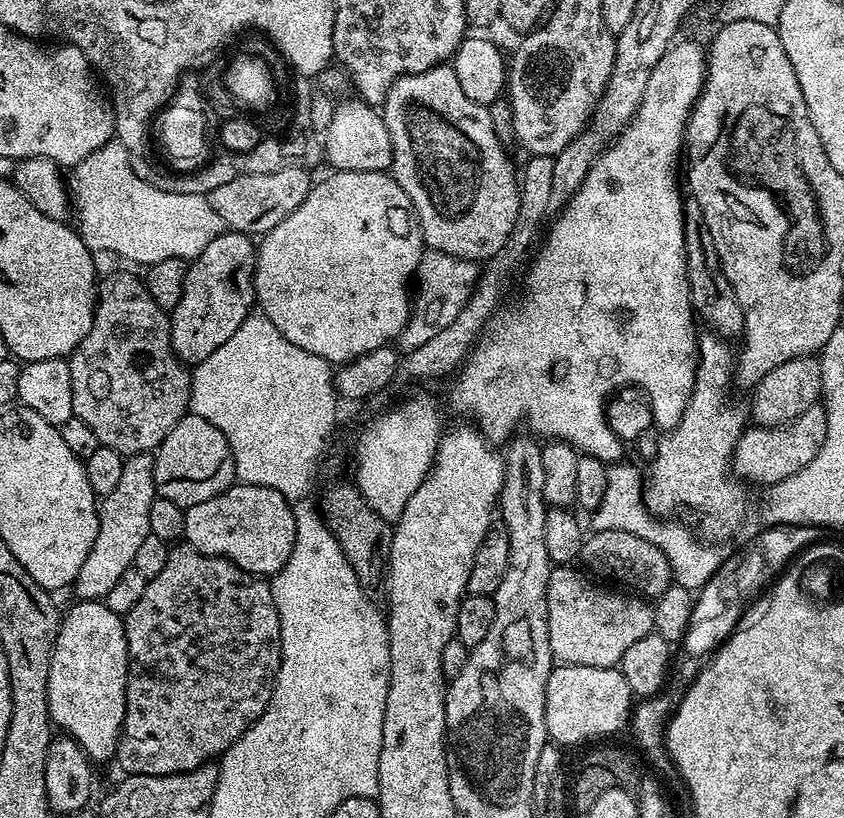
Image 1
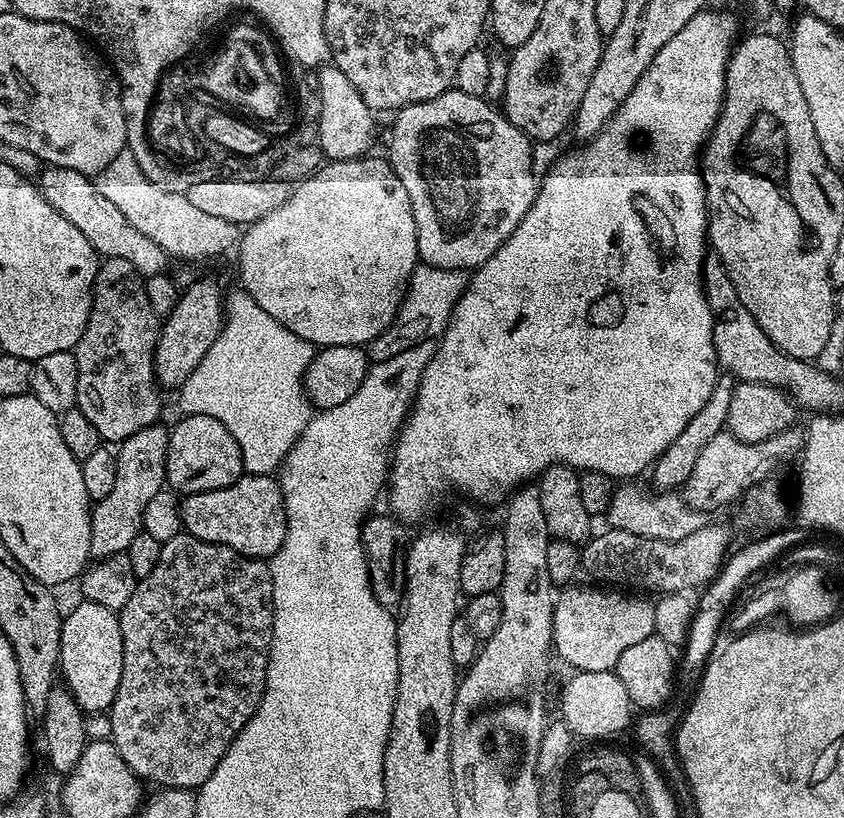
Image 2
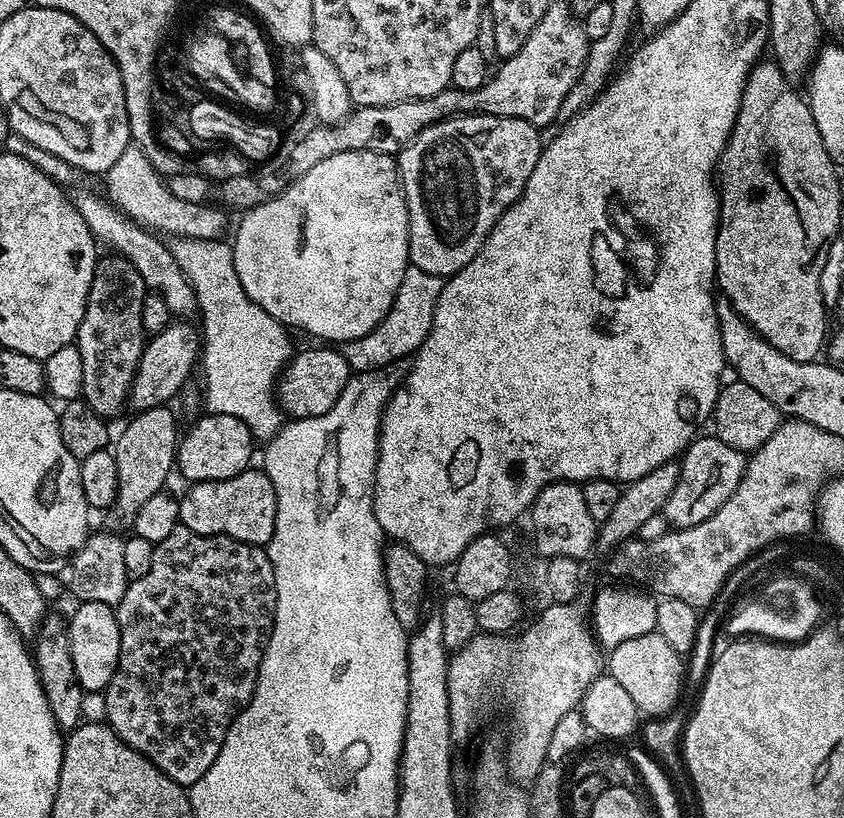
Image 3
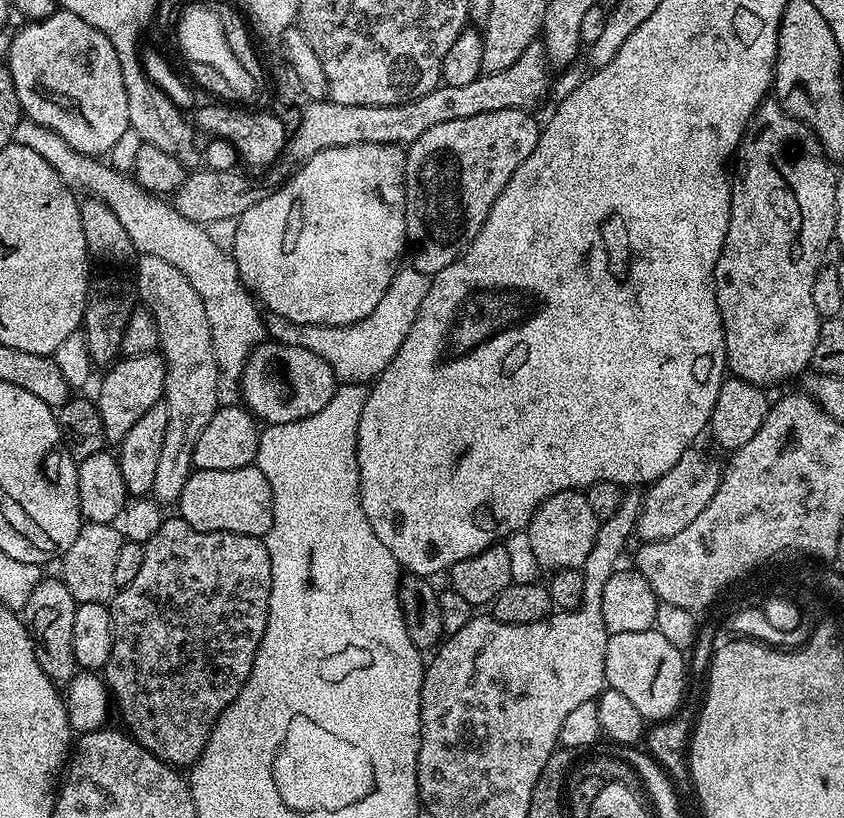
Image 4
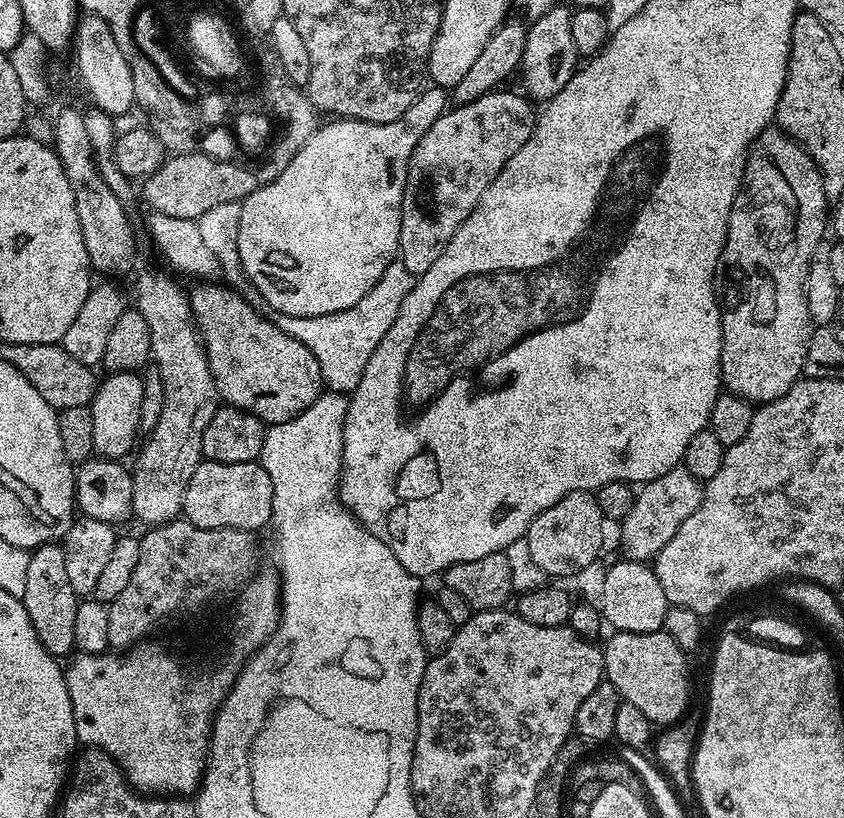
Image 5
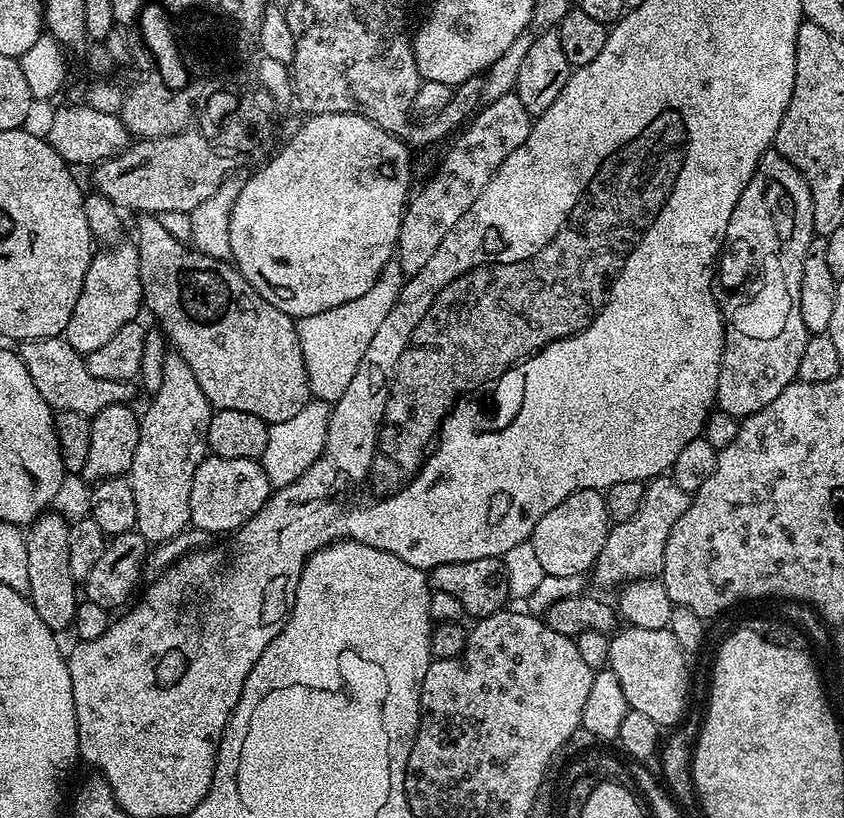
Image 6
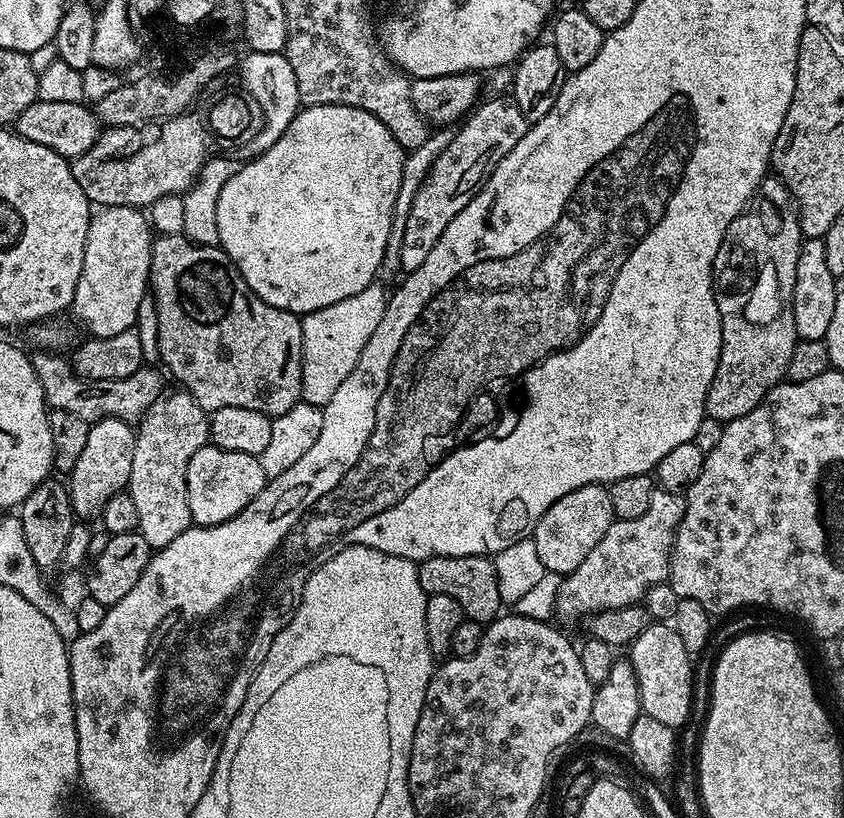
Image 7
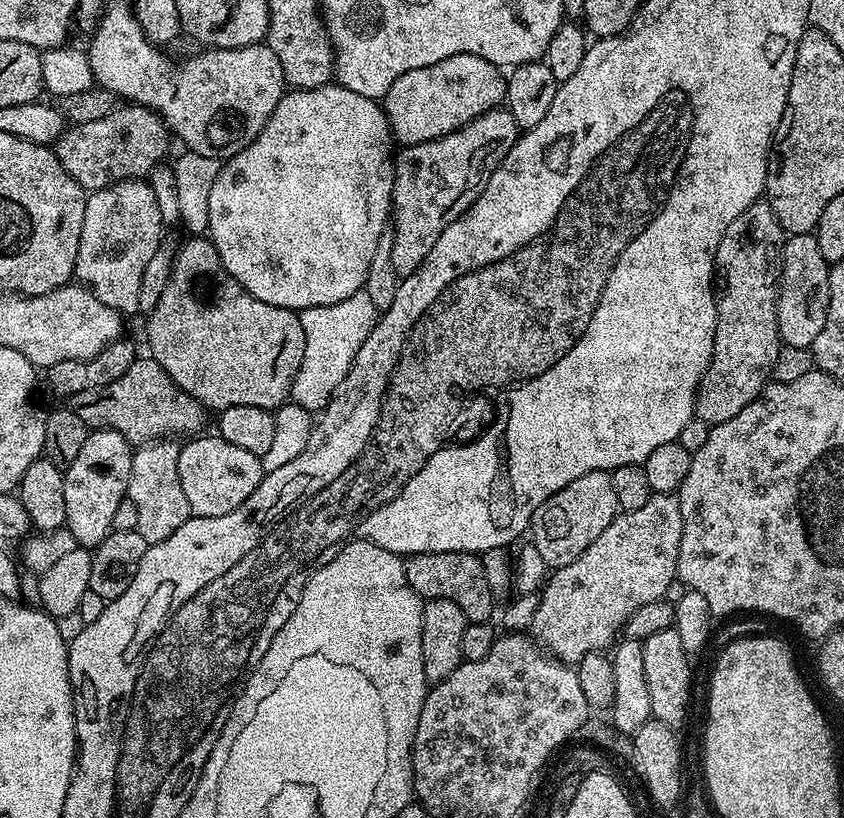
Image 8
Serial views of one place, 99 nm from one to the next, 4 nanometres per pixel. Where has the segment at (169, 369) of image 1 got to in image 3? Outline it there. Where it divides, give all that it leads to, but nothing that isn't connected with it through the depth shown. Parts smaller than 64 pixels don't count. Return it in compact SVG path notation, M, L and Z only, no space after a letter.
M104 254L97 259L86 310L78 326L74 346L82 354L82 399L94 414L111 418L128 404L128 392L144 353L146 333L142 322L142 302L146 285L142 274L125 256Z

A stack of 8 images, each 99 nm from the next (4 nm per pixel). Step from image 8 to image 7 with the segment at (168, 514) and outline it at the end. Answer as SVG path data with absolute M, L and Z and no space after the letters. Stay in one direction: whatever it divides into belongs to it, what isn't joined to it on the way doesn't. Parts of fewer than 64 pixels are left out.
M165 391L160 399L149 406L148 413L139 421L135 429L134 463L130 466L130 478L126 489L130 498L134 498L134 507L138 510L138 531L154 550L165 548L170 542L174 542L174 538L178 538L178 534L193 527L190 498L186 498L186 466L190 458L194 458L196 451L203 444L209 443L209 413L205 412L202 406L198 406L198 402L189 392L176 391Z

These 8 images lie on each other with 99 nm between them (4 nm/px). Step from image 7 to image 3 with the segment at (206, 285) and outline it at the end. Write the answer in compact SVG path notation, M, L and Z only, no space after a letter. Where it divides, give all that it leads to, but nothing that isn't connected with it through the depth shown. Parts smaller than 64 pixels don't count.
M316 346L320 348L308 348L305 352L297 351L292 359L284 366L282 379L277 383L274 393L281 409L289 417L301 420L302 418L314 418L318 414L326 414L334 402L342 394L350 375L350 369L343 351L332 346Z

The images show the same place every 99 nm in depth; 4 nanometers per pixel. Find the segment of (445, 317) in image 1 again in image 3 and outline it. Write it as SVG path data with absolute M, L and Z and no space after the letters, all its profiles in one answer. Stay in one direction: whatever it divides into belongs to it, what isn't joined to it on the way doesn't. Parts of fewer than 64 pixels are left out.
M411 266L402 278L402 286L398 286L396 301L391 310L366 334L357 340L349 340L342 351L349 369L353 373L363 374L366 370L384 368L395 360L411 357L417 348L430 334L434 322L434 306L438 302L438 294L442 294L445 277L426 274L426 270L418 270Z

